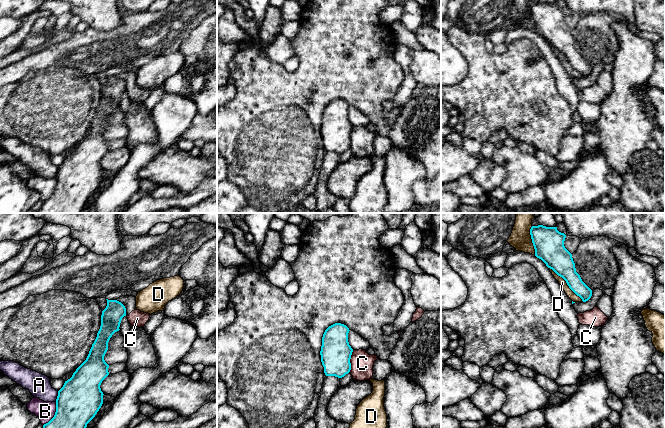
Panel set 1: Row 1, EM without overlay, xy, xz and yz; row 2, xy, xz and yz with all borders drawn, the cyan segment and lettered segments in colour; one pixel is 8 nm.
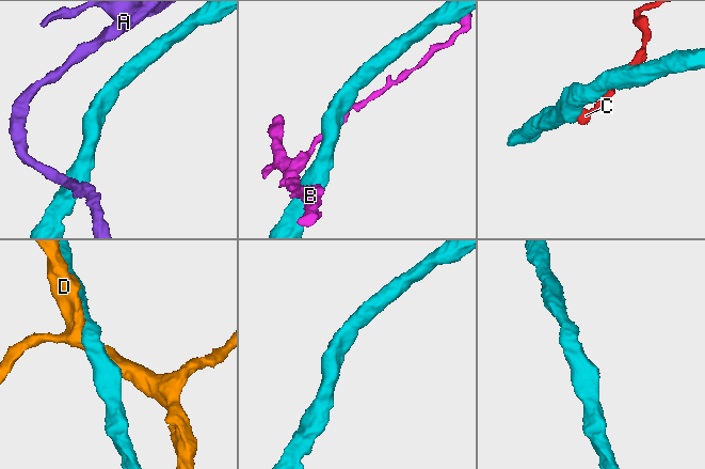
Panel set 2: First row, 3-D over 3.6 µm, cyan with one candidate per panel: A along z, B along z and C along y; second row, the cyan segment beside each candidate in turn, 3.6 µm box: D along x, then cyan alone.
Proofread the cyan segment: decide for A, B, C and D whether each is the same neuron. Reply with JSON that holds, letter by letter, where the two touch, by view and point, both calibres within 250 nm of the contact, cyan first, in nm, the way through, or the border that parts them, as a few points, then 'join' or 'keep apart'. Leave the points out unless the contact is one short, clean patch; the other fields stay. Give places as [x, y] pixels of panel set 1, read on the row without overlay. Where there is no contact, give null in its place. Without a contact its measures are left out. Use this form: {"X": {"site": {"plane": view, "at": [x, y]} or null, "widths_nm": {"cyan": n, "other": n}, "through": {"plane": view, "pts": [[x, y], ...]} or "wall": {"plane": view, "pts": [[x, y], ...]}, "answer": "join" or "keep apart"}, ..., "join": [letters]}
{"A": {"site": {"plane": "xy", "at": [57, 172]}, "widths_nm": {"cyan": 340, "other": 180}, "wall": {"plane": "xy", "pts": [[58, 167], [55, 177]]}, "answer": "keep apart"}, "B": {"site": {"plane": "xy", "at": [55, 190]}, "widths_nm": {"cyan": 340, "other": 150}, "wall": {"plane": "xy", "pts": [[56, 178], [55, 190], [43, 201]]}, "answer": "keep apart"}, "C": {"site": {"plane": "xz", "at": [349, 137]}, "widths_nm": {"cyan": 240, "other": 180}, "wall": {"plane": "xz", "pts": [[353, 126], [350, 132], [349, 147]]}, "answer": "keep apart"}, "D": {"site": {"plane": "yz", "at": [566, 58]}, "widths_nm": {"cyan": 200, "other": 60}, "answer": "keep apart"}, "join": []}

